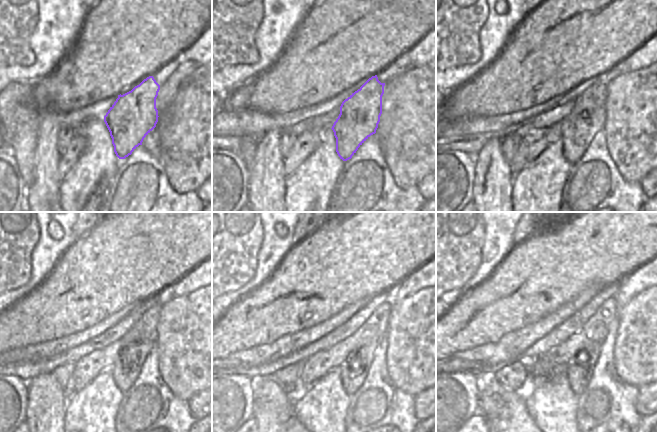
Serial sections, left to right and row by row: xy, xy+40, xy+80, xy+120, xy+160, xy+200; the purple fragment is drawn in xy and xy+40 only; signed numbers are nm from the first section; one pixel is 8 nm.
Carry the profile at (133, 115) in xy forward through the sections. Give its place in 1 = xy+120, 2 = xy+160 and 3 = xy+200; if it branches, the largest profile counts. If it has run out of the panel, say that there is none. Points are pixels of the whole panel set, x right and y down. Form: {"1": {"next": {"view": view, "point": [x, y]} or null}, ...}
{"1": {"next": {"view": "xy+120", "point": [128, 365]}}, "2": {"next": {"view": "xy+160", "point": [353, 371]}}, "3": {"next": {"view": "xy+200", "point": [579, 371]}}}

